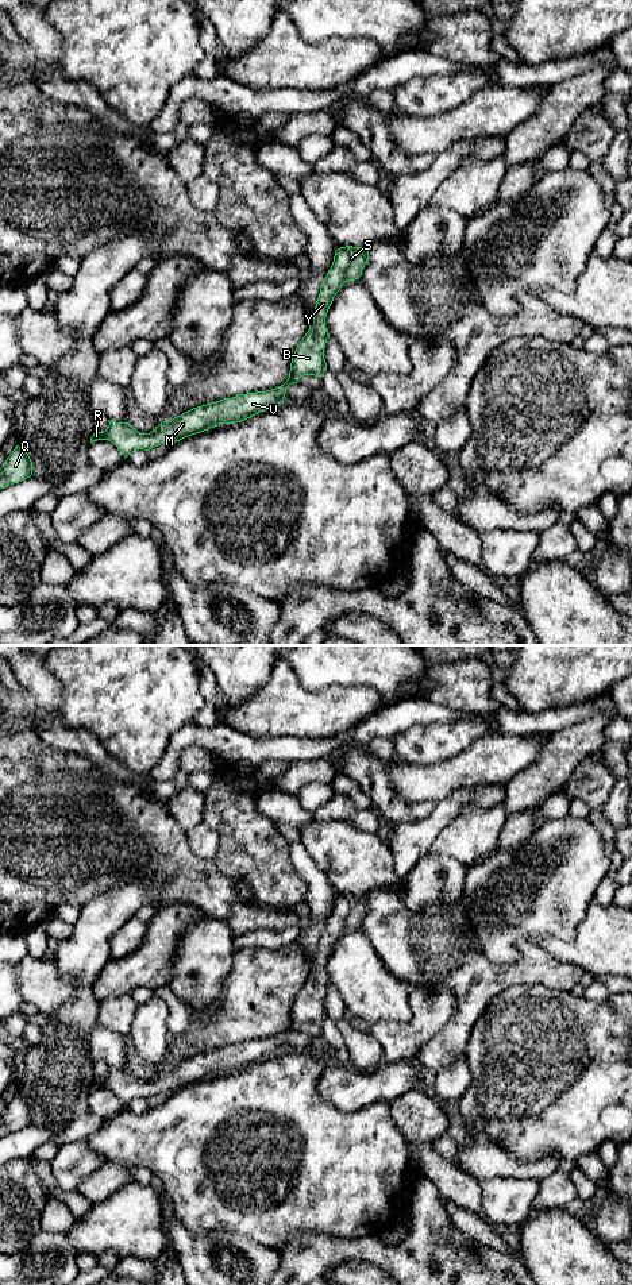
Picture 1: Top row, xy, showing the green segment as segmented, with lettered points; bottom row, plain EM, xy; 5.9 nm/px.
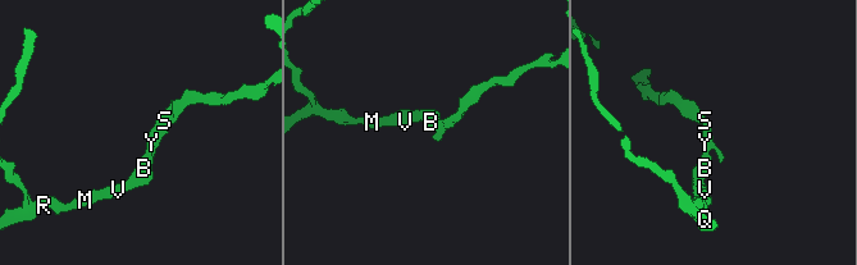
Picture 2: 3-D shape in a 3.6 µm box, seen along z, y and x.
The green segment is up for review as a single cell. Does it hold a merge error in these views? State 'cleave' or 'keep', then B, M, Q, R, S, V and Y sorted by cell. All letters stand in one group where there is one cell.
keep; B M Q R S V Y

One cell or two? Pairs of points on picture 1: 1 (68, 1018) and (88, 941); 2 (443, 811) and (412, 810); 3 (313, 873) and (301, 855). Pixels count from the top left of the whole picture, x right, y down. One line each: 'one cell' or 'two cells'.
1: one cell
2: two cells
3: one cell

